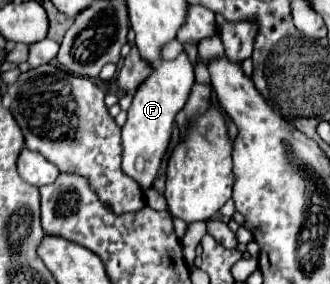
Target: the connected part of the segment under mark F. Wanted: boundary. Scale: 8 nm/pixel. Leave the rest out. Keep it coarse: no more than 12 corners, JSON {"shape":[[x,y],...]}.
{"shape":[[188,54],[160,62],[134,92],[122,168],[148,190],[184,108]]}

